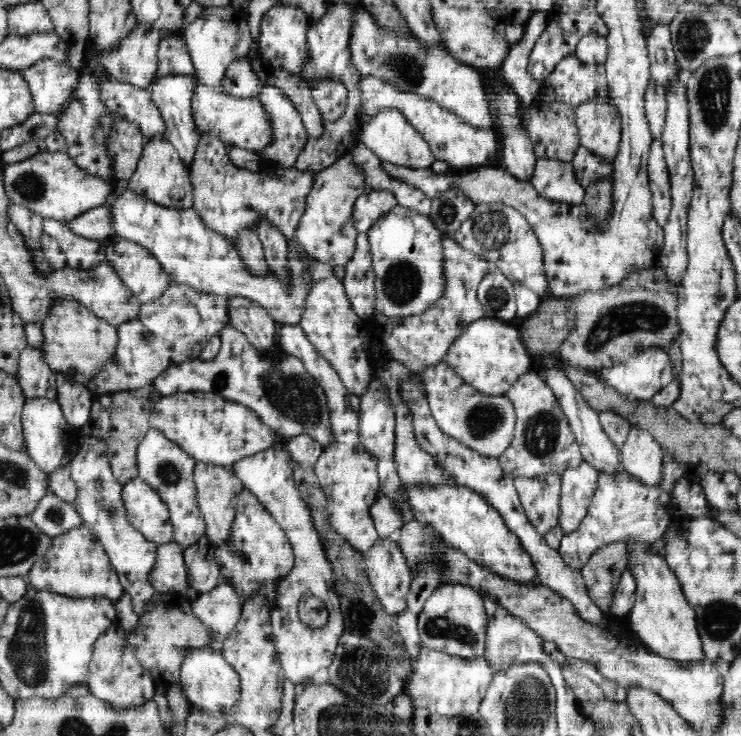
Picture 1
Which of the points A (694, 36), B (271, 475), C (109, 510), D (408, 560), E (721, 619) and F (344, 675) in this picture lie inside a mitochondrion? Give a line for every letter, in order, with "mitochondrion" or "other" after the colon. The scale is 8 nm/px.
A: mitochondrion
B: other
C: mitochondrion
D: other
E: mitochondrion
F: mitochondrion

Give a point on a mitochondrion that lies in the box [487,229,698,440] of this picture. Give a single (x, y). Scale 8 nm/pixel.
(636, 315)

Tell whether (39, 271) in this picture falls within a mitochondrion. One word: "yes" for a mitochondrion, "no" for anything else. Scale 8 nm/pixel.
no

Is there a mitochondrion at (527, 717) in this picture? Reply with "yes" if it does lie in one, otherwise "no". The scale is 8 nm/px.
yes

